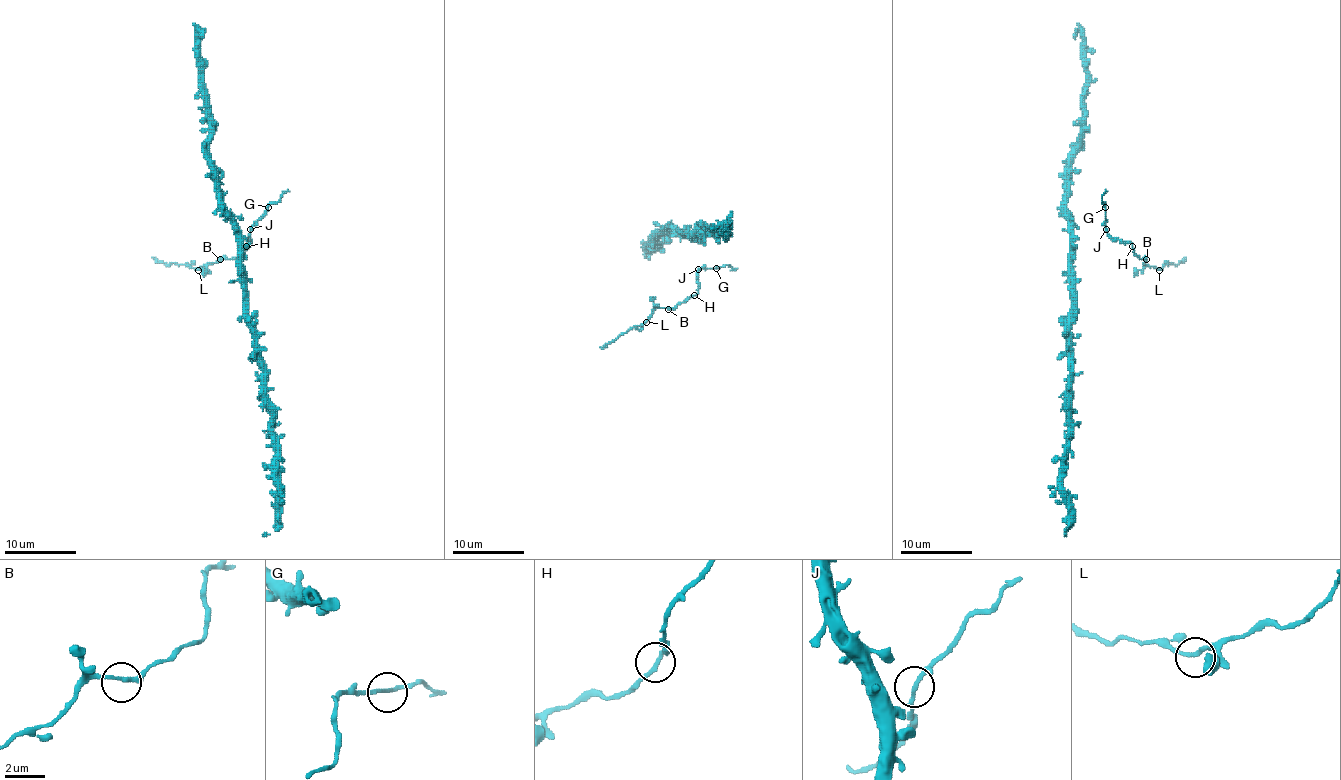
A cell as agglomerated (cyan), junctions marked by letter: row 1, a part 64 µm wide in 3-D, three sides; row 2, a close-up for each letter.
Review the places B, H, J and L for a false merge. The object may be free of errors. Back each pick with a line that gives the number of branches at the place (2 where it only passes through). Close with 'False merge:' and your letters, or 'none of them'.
False merge: none of them

